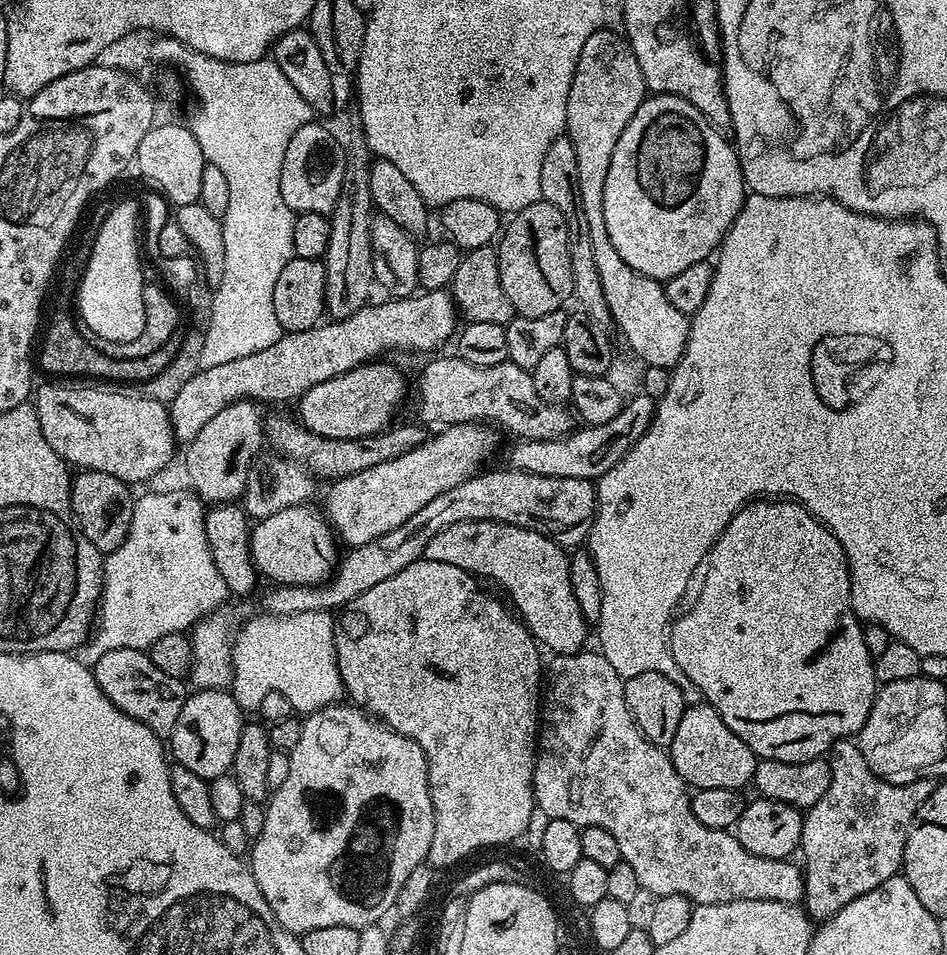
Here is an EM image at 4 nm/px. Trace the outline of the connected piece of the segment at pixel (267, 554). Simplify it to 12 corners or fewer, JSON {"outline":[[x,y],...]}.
{"outline":[[323,511],[255,521],[252,562],[273,585],[323,584],[338,563]]}

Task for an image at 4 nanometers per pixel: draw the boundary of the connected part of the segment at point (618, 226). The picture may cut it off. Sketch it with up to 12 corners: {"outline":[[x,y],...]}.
{"outline":[[680,96],[626,122],[604,187],[626,266],[667,282],[742,210],[729,137]]}

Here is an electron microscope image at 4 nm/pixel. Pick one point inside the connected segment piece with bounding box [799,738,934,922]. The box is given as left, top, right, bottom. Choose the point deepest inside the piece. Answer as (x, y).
(854, 838)

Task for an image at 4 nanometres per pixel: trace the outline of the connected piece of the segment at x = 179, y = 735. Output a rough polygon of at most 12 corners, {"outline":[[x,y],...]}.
{"outline":[[231,691],[185,695],[173,761],[211,782],[232,771],[245,713]]}

